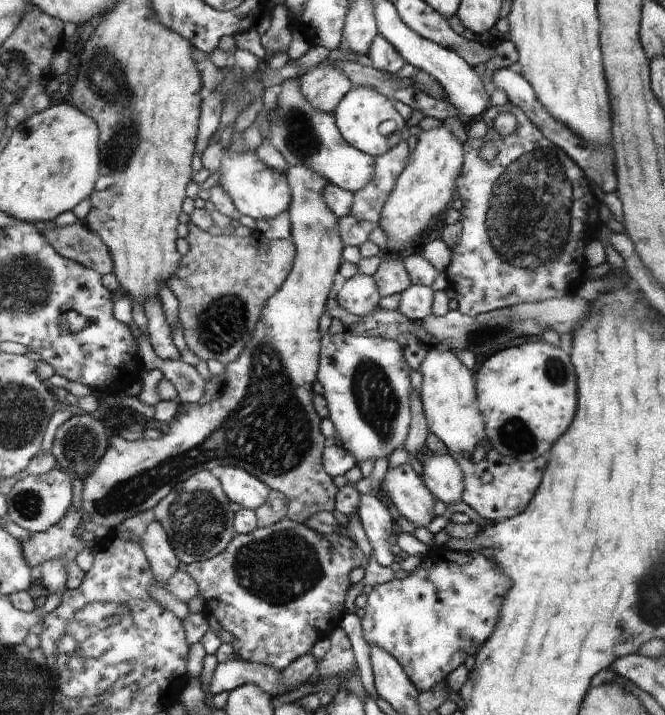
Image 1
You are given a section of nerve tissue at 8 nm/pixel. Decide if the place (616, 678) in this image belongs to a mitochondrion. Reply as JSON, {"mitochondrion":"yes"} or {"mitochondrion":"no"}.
{"mitochondrion":"no"}

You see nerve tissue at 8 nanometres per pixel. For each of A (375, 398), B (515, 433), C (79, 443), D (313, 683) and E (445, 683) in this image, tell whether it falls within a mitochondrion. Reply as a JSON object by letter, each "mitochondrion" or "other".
{"A":"mitochondrion","B":"mitochondrion","C":"mitochondrion","D":"other","E":"other"}

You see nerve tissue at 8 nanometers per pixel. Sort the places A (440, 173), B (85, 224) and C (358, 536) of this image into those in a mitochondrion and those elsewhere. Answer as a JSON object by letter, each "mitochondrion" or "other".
{"A":"other","B":"other","C":"other"}

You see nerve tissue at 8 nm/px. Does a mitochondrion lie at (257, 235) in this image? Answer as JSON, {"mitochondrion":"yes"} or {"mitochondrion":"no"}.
{"mitochondrion":"no"}

